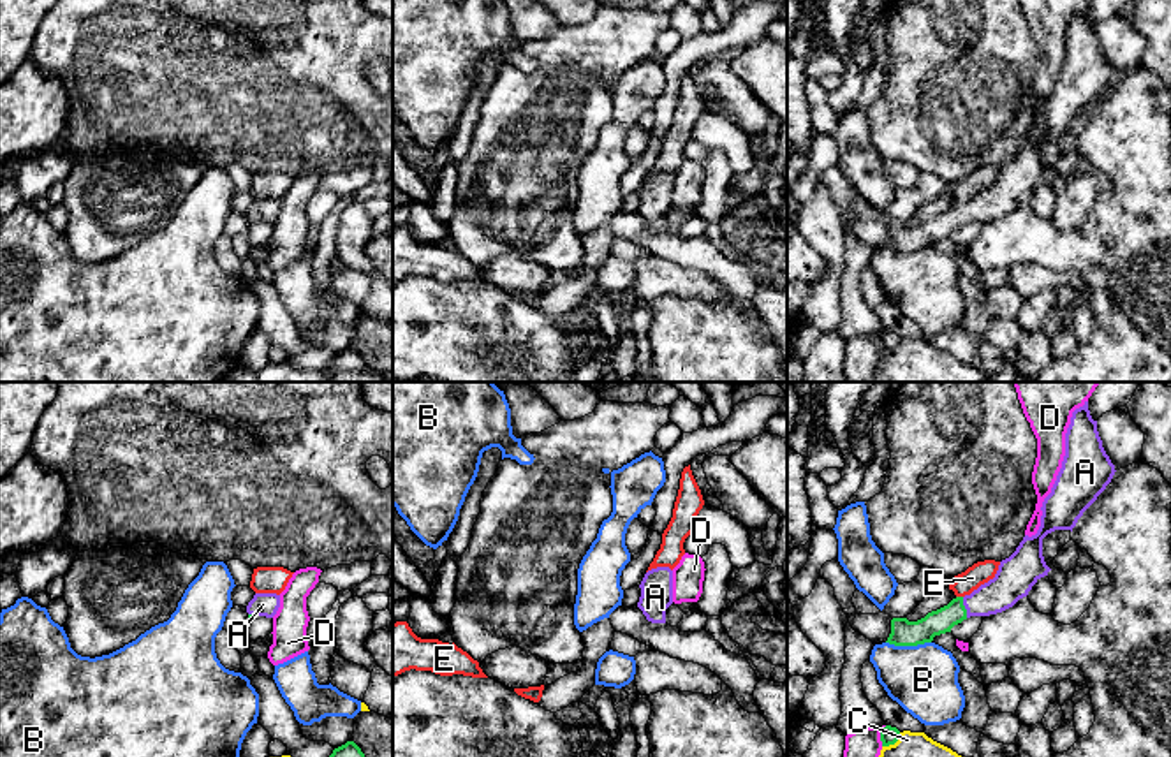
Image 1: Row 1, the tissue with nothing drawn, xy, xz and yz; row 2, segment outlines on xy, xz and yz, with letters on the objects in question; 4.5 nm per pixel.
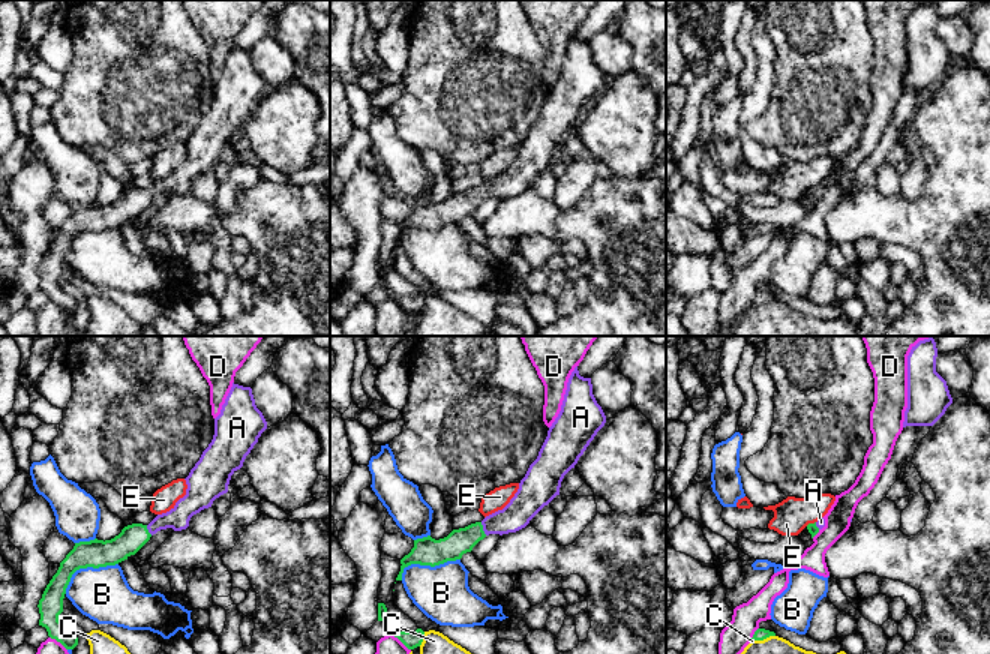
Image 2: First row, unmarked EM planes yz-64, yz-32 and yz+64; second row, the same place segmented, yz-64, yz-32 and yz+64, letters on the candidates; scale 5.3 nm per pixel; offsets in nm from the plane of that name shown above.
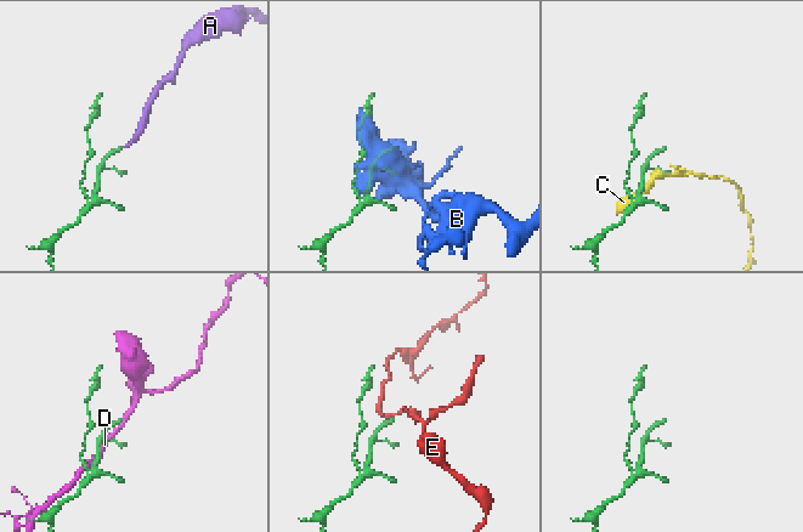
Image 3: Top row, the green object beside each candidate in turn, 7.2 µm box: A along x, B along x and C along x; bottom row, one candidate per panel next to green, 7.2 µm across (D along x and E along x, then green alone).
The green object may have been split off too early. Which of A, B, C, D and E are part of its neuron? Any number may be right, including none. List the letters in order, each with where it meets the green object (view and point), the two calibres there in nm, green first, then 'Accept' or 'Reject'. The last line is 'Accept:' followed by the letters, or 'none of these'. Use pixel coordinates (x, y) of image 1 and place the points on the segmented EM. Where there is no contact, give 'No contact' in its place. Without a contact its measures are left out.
A: Touches green at yz (964, 608). Thickness 110 nm (green) against 160 nm. Accept
B: Touches green at yz (909, 645). Thickness 120 nm (green) against 320 nm. Reject
C: Touches green at yz (893, 743). Thickness 80 nm (green) against 110 nm. Reject
D: Touches green at yz (881, 736). Thickness 80 nm (green) against 130 nm. Reject
E: Touches green at yz (960, 597). Thickness 110 nm (green) against 100 nm. Reject
Accept: A

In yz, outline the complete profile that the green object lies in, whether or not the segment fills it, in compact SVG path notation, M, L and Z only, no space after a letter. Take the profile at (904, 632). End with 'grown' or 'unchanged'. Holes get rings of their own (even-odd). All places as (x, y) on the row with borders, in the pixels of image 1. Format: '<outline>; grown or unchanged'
M1085 401L1072 412L1062 468L1051 493L1042 502L1037 533L1025 535L1016 551L1000 562L995 577L970 595L956 597L917 621L893 618L886 643L895 646L932 643L935 636L951 632L954 625L970 616L990 616L1013 607L1051 570L1042 556L1042 539L1055 530L1072 532L1083 512L1111 482L1115 472L1102 447L1097 421L1092 419L1088 401Z; grown

